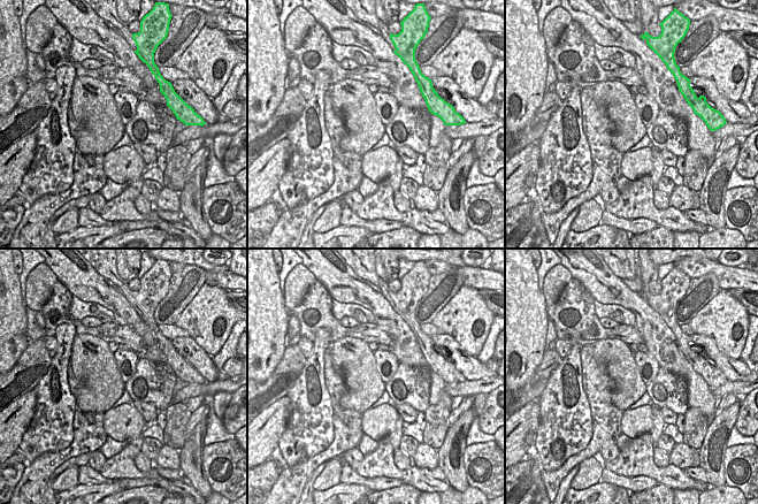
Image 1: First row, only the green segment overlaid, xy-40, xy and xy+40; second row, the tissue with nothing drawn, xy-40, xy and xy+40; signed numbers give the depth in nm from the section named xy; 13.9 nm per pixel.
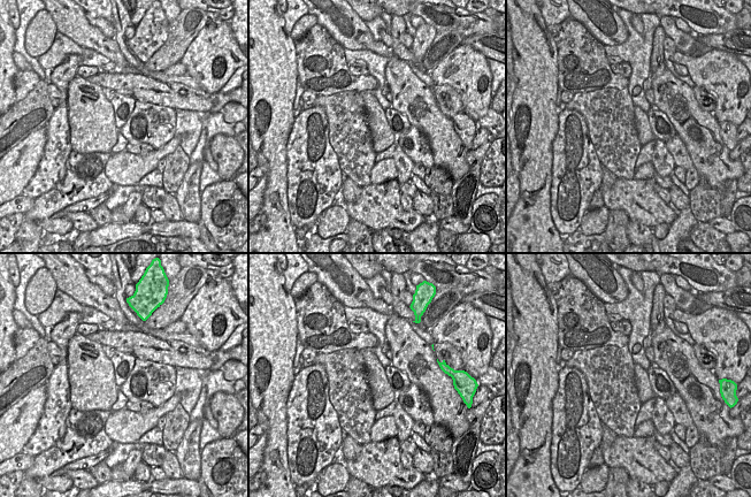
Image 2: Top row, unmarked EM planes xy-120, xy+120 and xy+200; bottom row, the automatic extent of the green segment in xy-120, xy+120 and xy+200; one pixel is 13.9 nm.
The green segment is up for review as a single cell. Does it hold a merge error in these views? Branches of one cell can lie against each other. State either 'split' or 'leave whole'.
leave whole

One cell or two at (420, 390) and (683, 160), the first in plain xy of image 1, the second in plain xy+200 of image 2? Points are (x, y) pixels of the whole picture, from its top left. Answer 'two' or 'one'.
one

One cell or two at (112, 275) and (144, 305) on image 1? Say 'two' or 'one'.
one

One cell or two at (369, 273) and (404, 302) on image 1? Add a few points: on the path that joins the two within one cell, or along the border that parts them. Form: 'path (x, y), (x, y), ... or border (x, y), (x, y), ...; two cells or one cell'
path (377, 282), (395, 298); one cell

